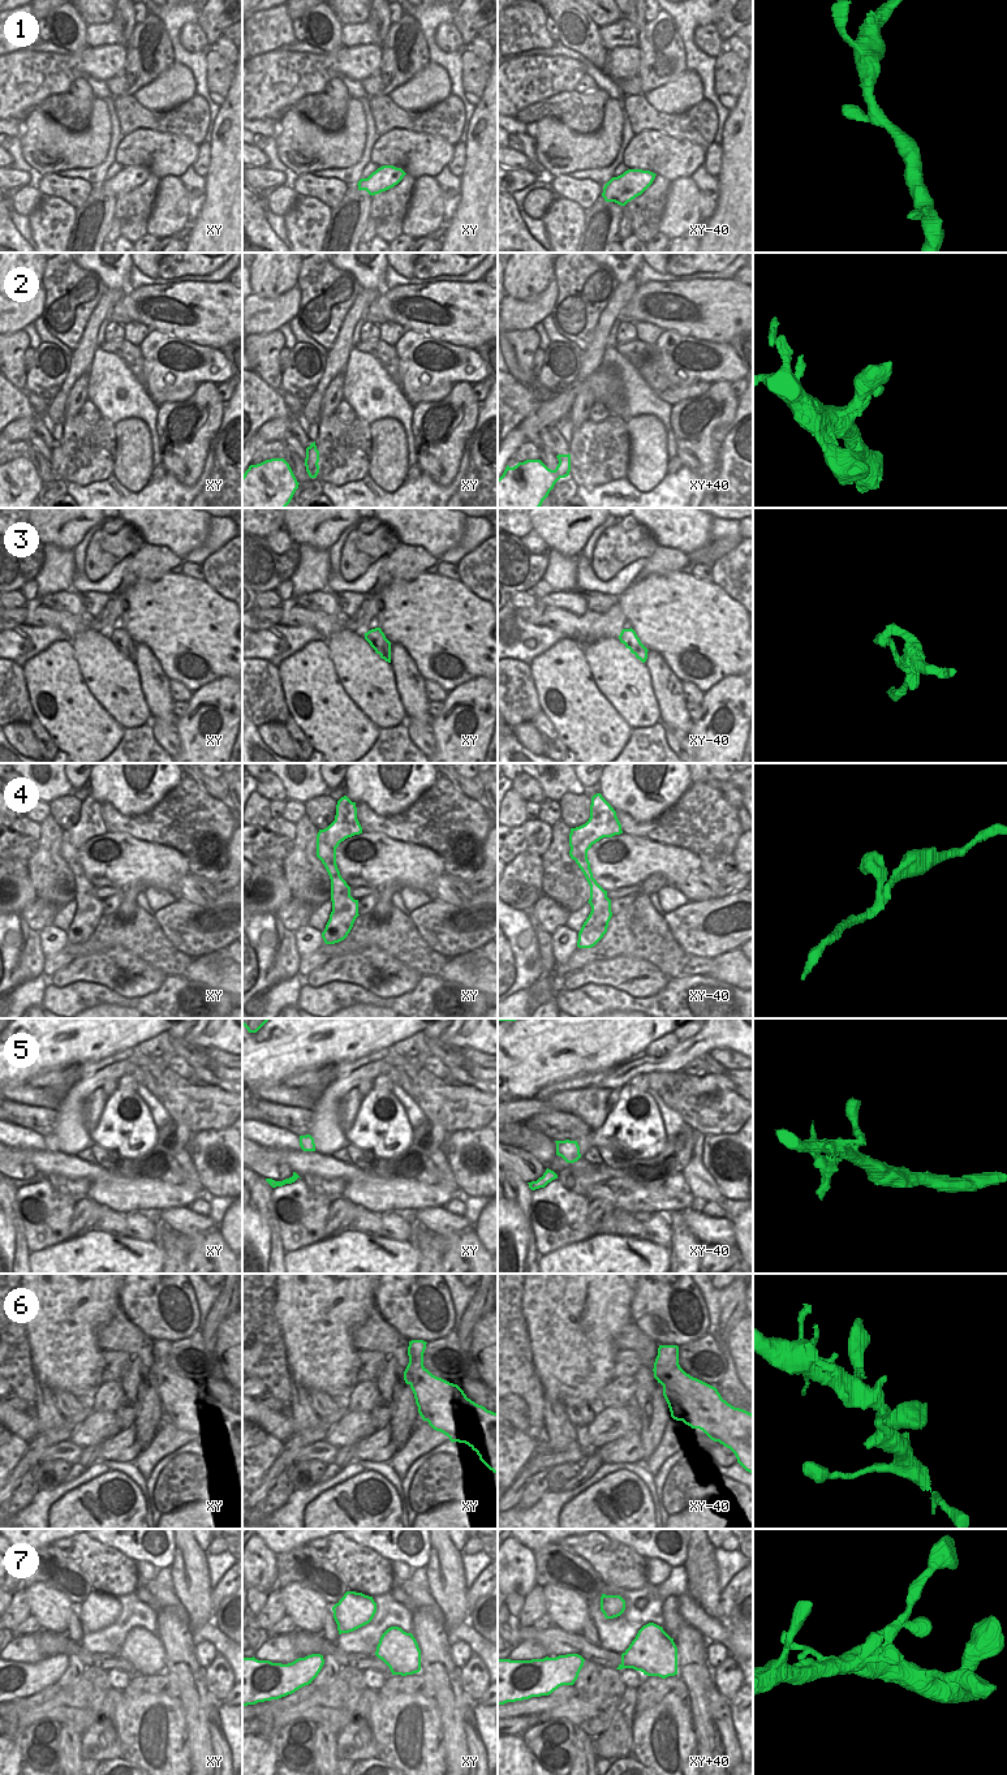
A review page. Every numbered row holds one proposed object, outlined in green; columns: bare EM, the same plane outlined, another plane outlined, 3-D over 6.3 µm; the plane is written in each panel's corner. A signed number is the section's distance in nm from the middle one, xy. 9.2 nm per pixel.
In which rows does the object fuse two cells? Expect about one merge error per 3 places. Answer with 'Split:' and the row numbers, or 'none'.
Split: 2, 3

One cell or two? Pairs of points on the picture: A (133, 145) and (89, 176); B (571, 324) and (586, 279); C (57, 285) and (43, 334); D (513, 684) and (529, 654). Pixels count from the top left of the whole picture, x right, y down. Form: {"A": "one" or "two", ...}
{"A": "two", "B": "one", "C": "two", "D": "two"}

